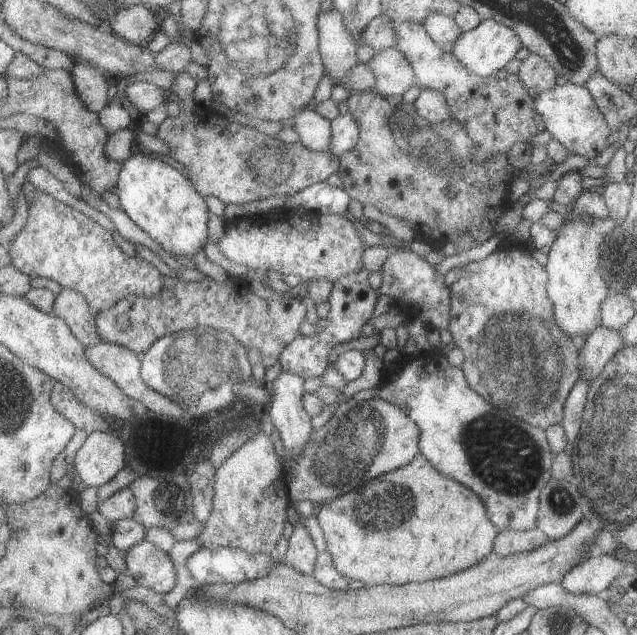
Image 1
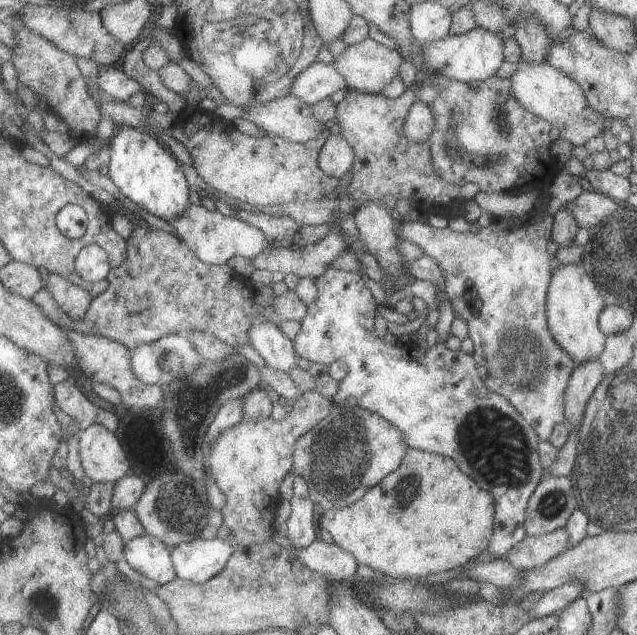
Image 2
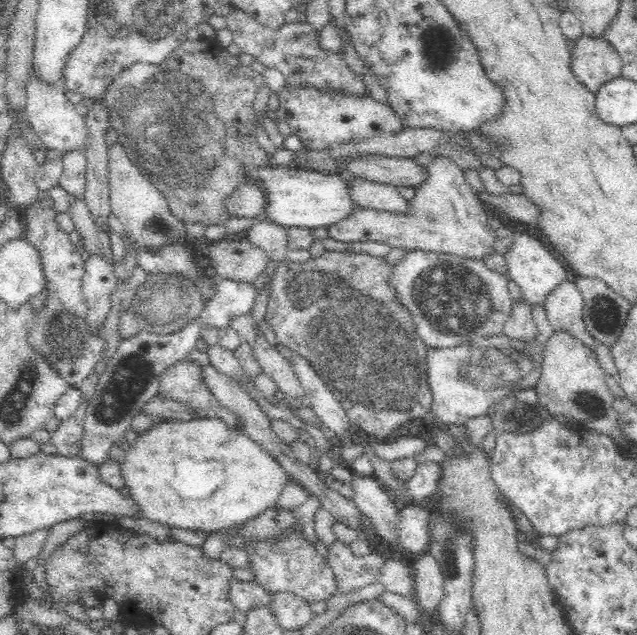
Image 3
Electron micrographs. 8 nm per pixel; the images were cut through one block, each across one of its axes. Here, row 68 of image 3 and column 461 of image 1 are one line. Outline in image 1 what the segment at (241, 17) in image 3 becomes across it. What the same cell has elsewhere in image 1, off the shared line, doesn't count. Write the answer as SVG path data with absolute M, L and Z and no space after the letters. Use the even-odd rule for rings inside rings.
M520 244L517 245L516 248L503 248L499 246L486 258L474 260L474 262L470 261L470 263L462 269L458 280L449 286L452 309L448 330L452 333L454 344L456 344L456 347L460 348L464 354L462 368L467 382L476 392L482 395L487 402L490 402L491 406L499 407L500 410L508 412L512 417L518 418L527 424L542 428L544 431L550 426L561 423L566 400L572 388L576 386L576 382L581 378L578 364L577 341L568 338L556 324L553 305L547 294L548 282L549 279L546 270L544 267L540 266L534 256L532 256L532 250L530 250L528 246Z

